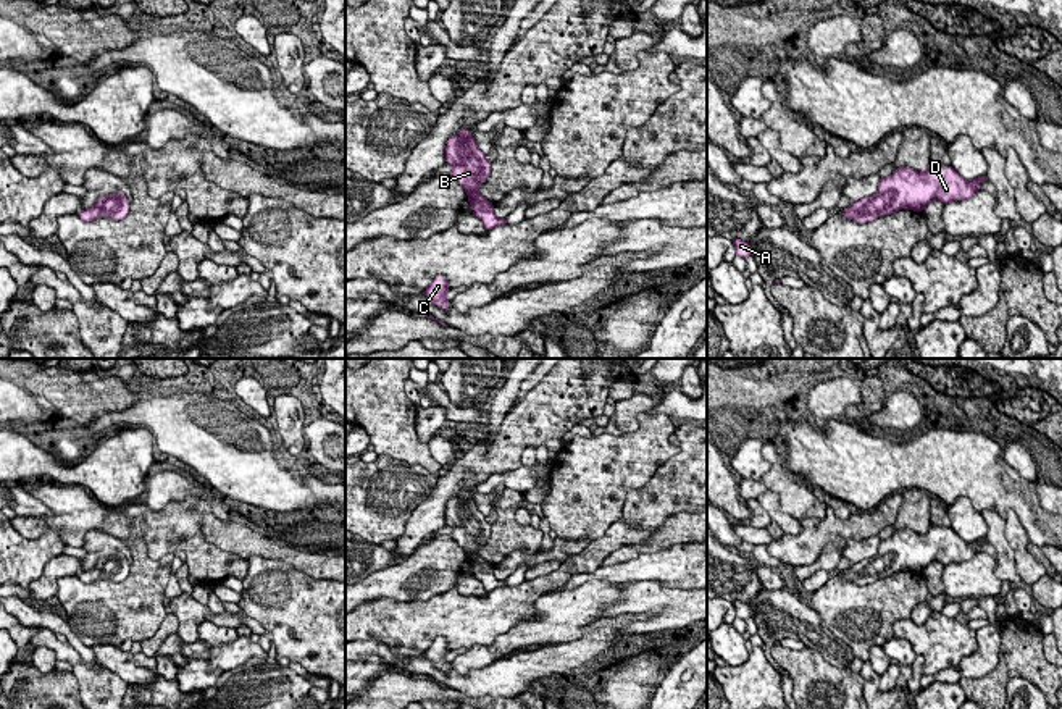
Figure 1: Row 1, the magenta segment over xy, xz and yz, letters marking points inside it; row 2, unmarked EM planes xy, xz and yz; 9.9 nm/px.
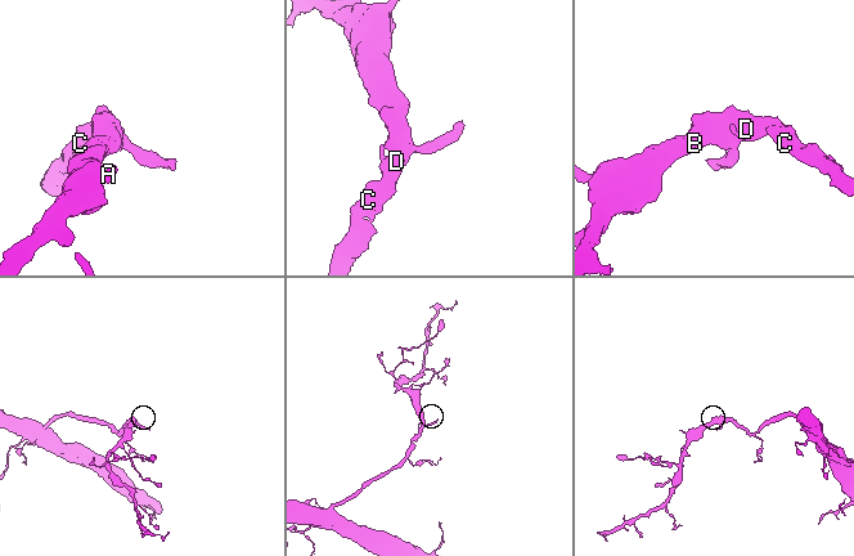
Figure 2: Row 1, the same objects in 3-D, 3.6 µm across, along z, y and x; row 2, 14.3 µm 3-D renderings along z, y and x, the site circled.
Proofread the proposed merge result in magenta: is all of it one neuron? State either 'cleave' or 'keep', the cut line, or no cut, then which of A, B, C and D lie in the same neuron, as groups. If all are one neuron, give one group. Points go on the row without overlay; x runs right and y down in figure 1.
keep; cut none; groups A B C D

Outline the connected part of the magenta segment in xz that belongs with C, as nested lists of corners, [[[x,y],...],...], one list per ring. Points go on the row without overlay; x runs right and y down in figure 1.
[[[439,636],[433,641],[433,644],[424,651],[424,656],[442,672],[450,667],[450,662],[445,661],[445,654],[449,652],[449,646],[445,638]]]

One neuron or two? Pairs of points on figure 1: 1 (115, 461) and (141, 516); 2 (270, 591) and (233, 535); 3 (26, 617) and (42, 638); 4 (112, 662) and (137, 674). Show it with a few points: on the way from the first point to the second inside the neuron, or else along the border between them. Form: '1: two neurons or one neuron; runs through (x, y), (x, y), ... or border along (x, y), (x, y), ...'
1: two neurons; border along (91, 493), (105, 504), (123, 506), (128, 503)
2: two neurons; border along (247, 557), (271, 557), (281, 559), (286, 564)
3: two neurons; border along (36, 625), (44, 625), (55, 633)
4: one neuron; runs through (118, 662), (131, 674)

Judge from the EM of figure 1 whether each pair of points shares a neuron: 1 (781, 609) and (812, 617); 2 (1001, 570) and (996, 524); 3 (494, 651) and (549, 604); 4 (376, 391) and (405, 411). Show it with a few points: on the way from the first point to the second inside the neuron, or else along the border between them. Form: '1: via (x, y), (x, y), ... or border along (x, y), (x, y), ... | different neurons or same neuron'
1: via (790, 617), (804, 617) | same neuron
2: via (1003, 559), (1003, 548), (996, 535) | same neuron
3: via (510, 641), (531, 633), (544, 620) | same neuron
4: via (383, 398), (399, 411) | same neuron

